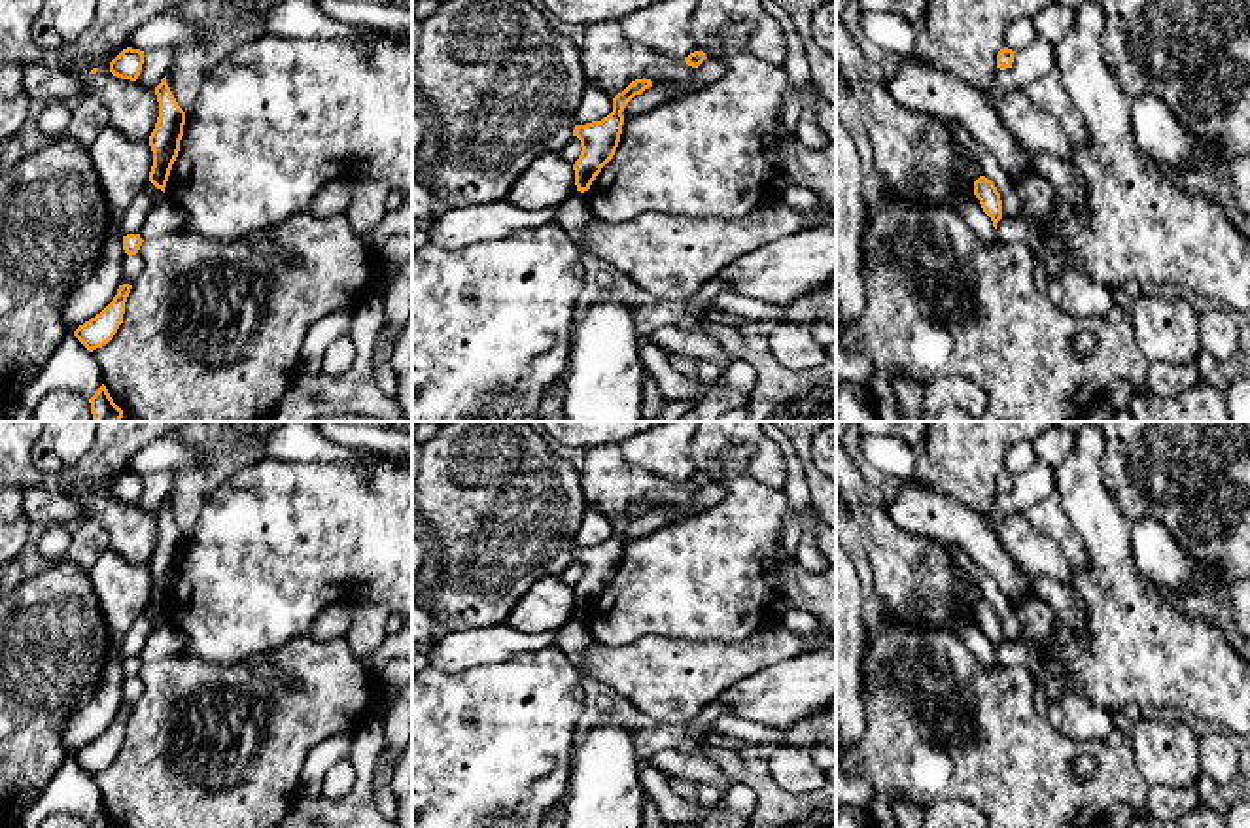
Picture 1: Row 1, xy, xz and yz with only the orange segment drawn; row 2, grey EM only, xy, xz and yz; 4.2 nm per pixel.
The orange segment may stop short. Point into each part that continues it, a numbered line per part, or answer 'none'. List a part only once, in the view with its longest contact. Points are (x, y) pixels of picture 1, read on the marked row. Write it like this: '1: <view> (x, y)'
none

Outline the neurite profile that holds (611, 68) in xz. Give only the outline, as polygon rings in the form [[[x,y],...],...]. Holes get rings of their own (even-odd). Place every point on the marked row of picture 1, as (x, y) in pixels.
[[[581,45],[582,70],[588,87],[599,89],[615,98],[635,79],[651,79],[656,83],[673,83],[679,87],[675,96],[683,96],[694,89],[692,68],[685,59],[664,57],[645,45]]]

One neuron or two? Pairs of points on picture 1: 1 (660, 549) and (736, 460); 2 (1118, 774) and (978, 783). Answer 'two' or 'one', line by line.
1: one
2: one

